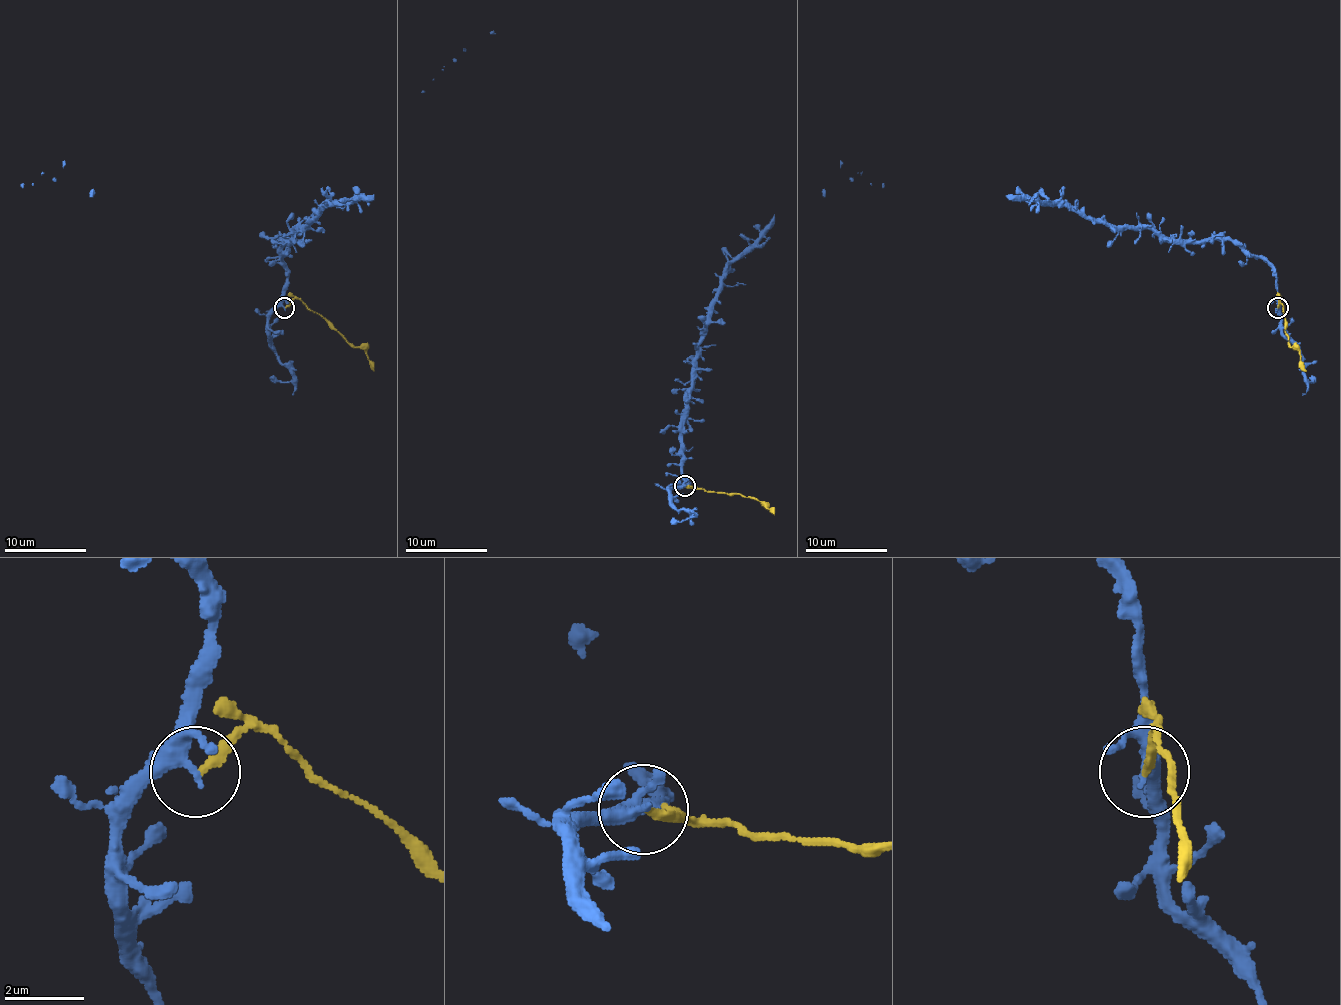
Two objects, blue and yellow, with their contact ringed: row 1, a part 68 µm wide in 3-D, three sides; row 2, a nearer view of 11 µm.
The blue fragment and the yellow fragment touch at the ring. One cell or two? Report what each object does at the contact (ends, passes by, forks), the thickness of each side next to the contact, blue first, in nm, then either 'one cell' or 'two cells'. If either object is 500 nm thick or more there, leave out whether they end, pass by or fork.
blue passes by; yellow ends; calibres 300 and 240 nm; two cells

